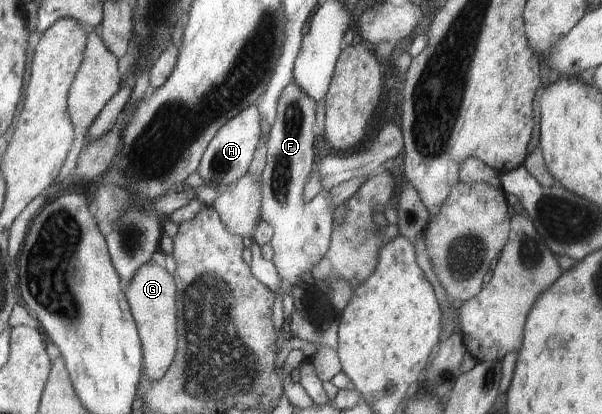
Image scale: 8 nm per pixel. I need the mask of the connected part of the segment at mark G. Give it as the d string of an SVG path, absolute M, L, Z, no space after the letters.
M150 260L136 270L124 290L142 342L143 375L149 380L160 379L168 371L177 350L175 279L165 267Z

